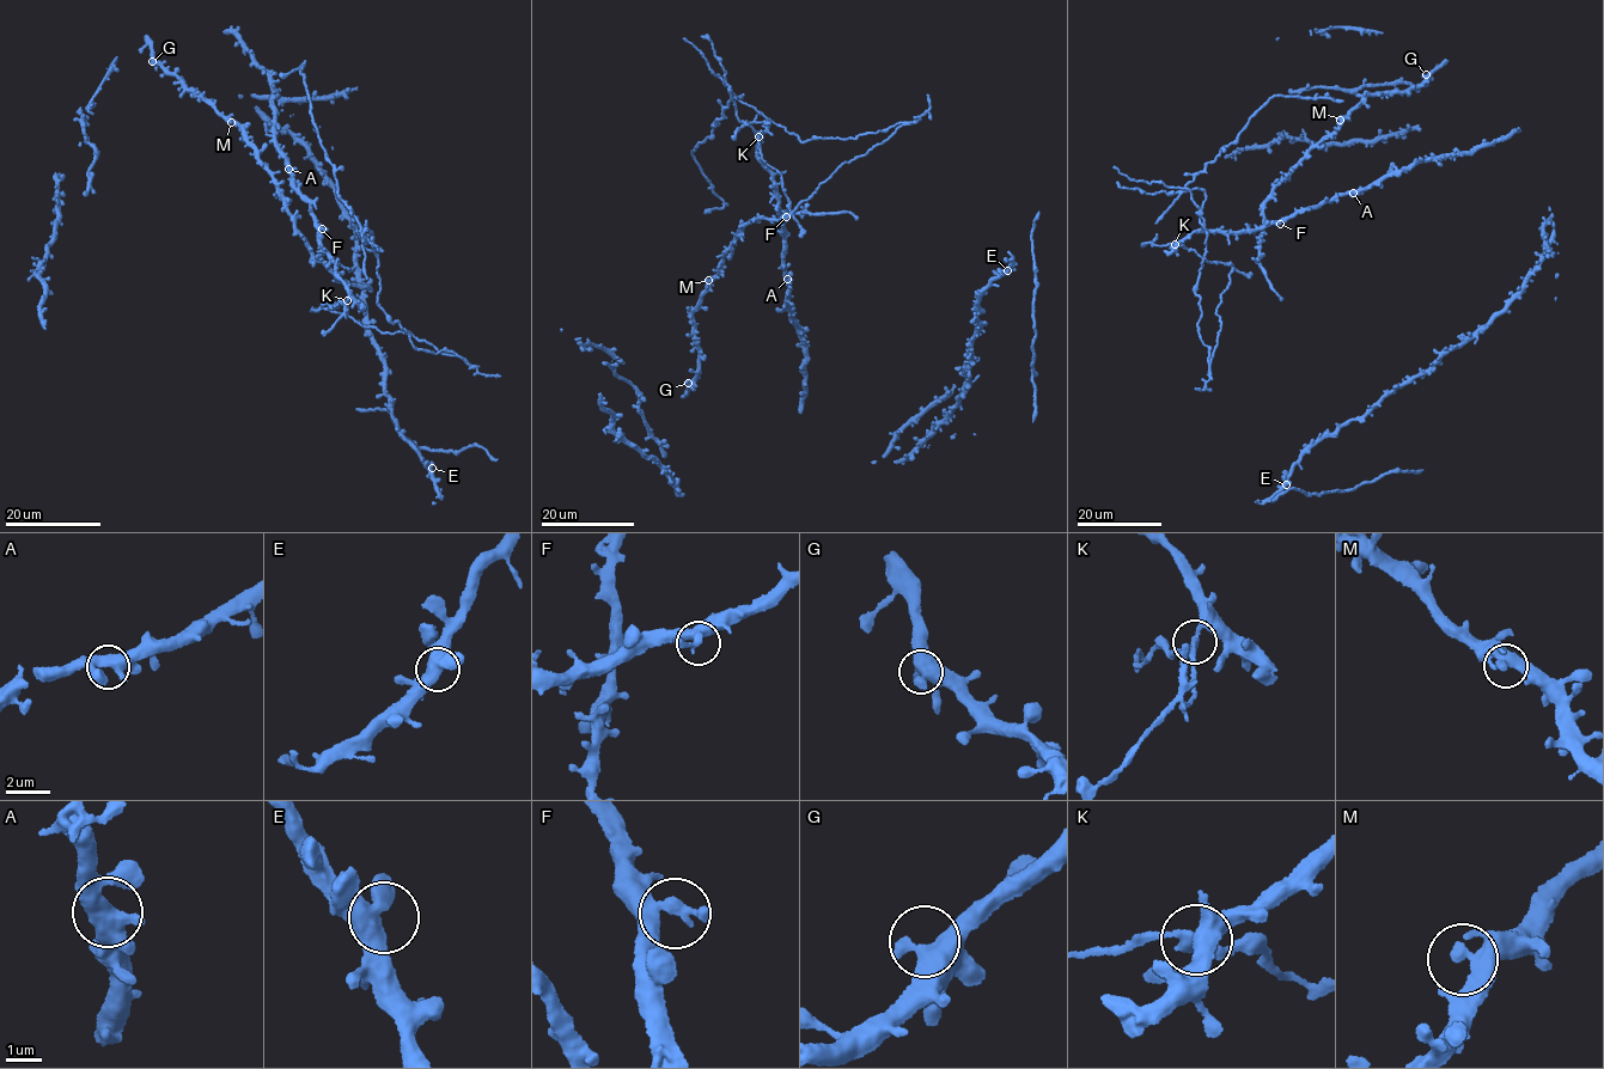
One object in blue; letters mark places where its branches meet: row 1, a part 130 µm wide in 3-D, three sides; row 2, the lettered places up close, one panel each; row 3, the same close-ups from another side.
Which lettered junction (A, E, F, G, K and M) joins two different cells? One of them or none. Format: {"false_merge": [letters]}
{"false_merge": ["K"]}

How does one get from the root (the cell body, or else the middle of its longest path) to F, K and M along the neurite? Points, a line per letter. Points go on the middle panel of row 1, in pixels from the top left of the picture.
F: (787, 279), (786, 272), (780, 268), (786, 217)
K: (787, 279), (786, 272), (780, 268), (784, 234), (779, 193), (774, 173), (760, 157), (758, 136)
M: (787, 279), (776, 208), (781, 219), (744, 226), (708, 280)

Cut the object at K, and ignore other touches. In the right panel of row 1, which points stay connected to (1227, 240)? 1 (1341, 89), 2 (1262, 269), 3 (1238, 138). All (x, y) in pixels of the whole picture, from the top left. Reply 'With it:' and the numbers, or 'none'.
With it: 1, 2

